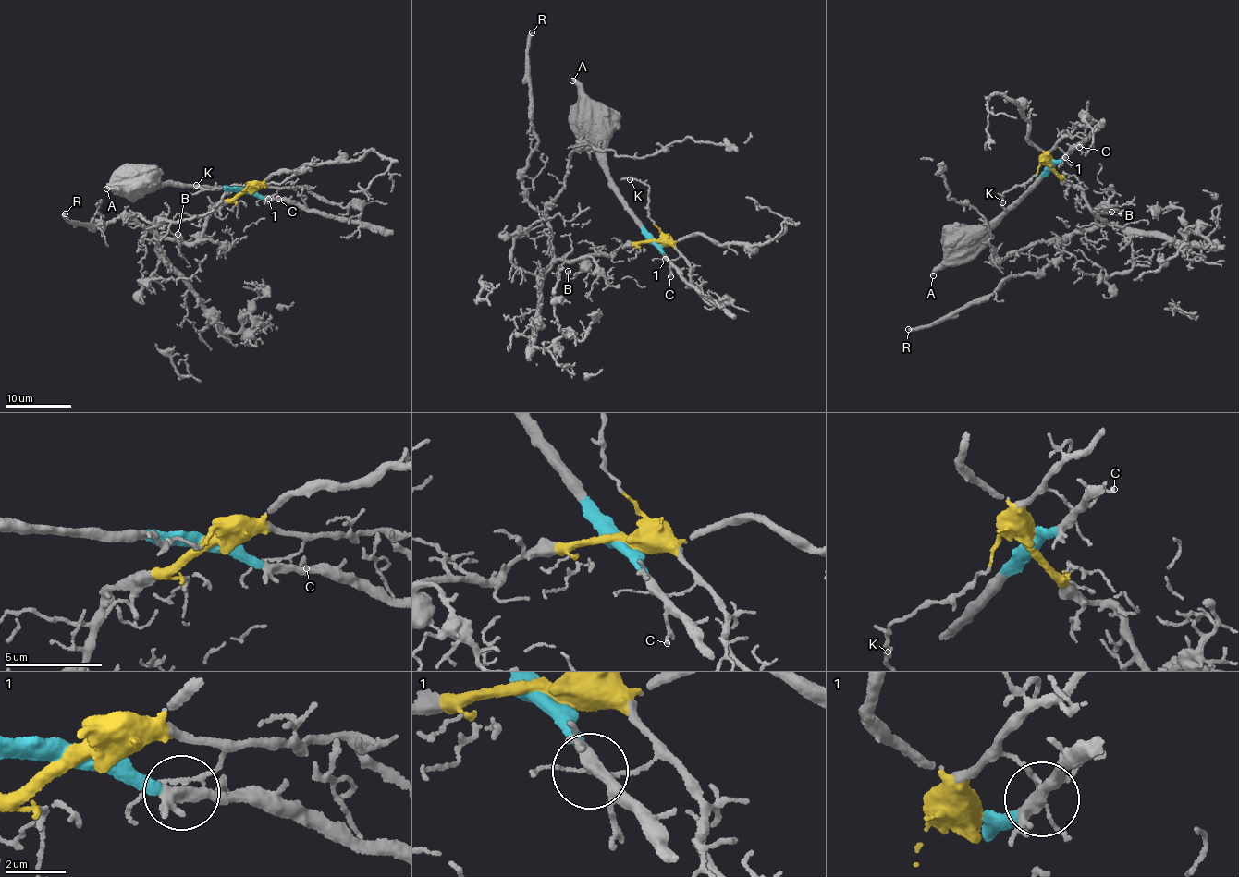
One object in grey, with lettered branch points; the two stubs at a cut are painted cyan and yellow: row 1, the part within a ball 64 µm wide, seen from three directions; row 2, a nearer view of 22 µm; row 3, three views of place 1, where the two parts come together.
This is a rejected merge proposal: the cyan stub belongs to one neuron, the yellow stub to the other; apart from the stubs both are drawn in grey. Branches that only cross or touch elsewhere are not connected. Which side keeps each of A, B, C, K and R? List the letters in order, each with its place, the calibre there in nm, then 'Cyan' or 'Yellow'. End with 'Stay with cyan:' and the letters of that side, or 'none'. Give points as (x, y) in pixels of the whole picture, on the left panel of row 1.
A: Place: (106, 188). Thickness 360 nm. Cyan
B: Place: (177, 234). Thickness 190 nm. Yellow
C: Place: (278, 199). Thickness 200 nm. Cyan
K: Place: (196, 185). Thickness 260 nm. Yellow
R: Place: (65, 213). Thickness 340 nm. Yellow
Stay with cyan: A, C

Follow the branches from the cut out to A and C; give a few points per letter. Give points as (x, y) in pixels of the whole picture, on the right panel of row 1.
A: (1051, 164), (1006, 212), (981, 225), (974, 235), (968, 251), (940, 263), (933, 275)
C: (1051, 164), (1079, 146)

